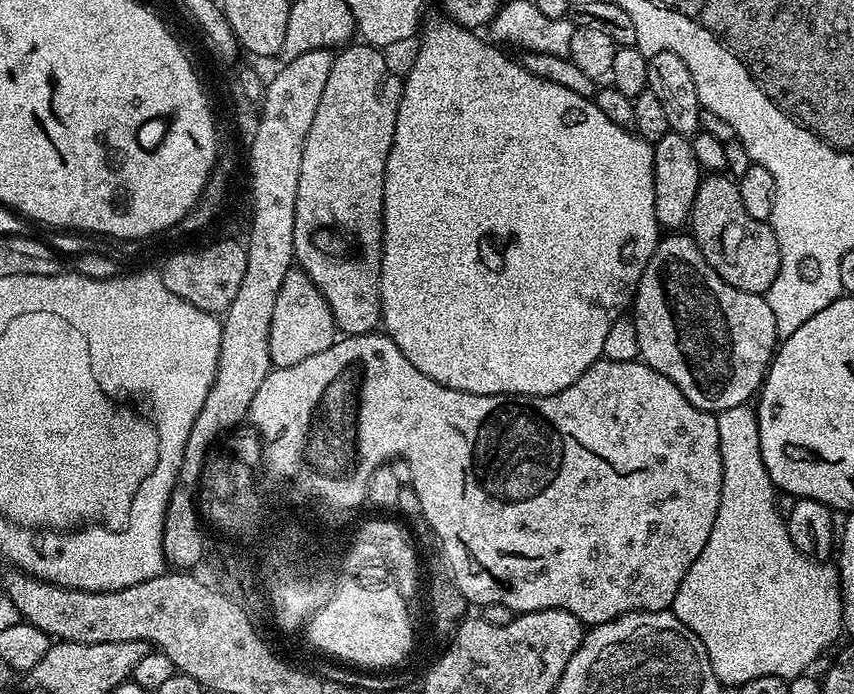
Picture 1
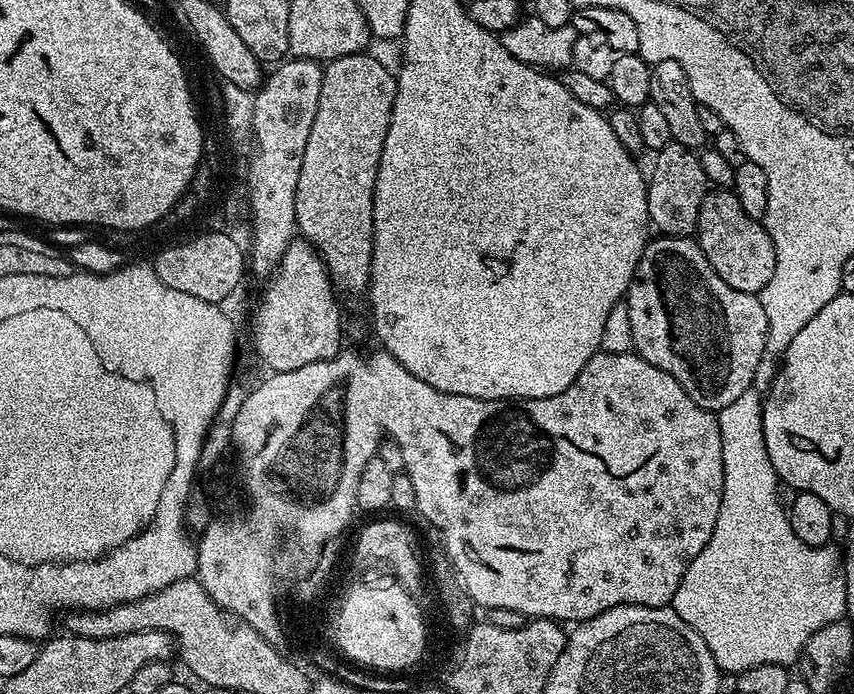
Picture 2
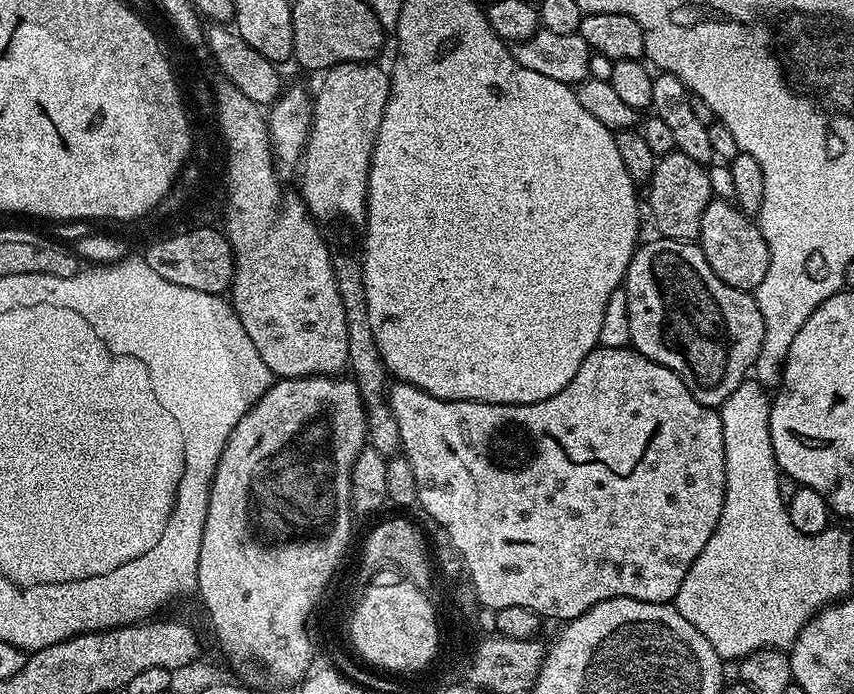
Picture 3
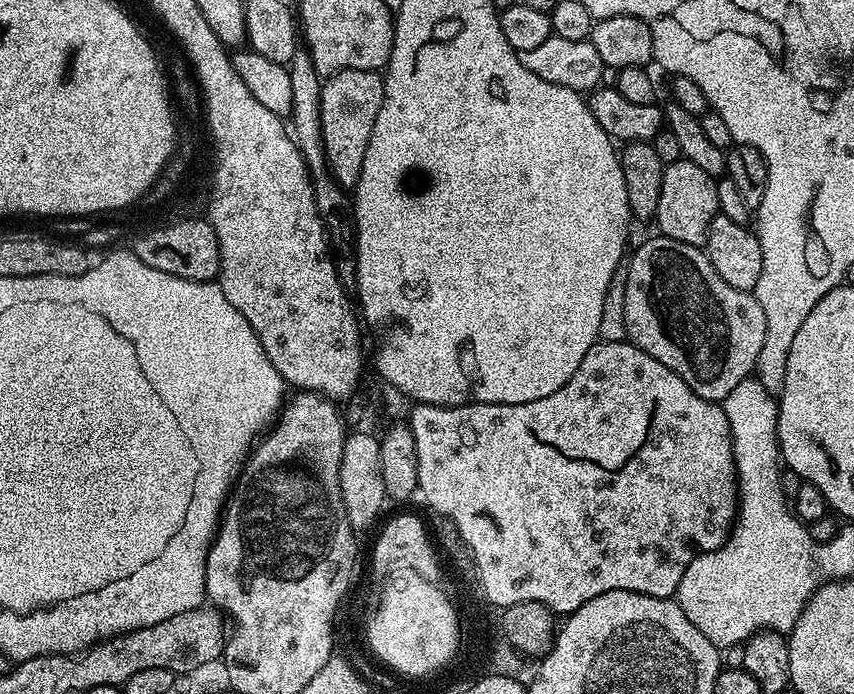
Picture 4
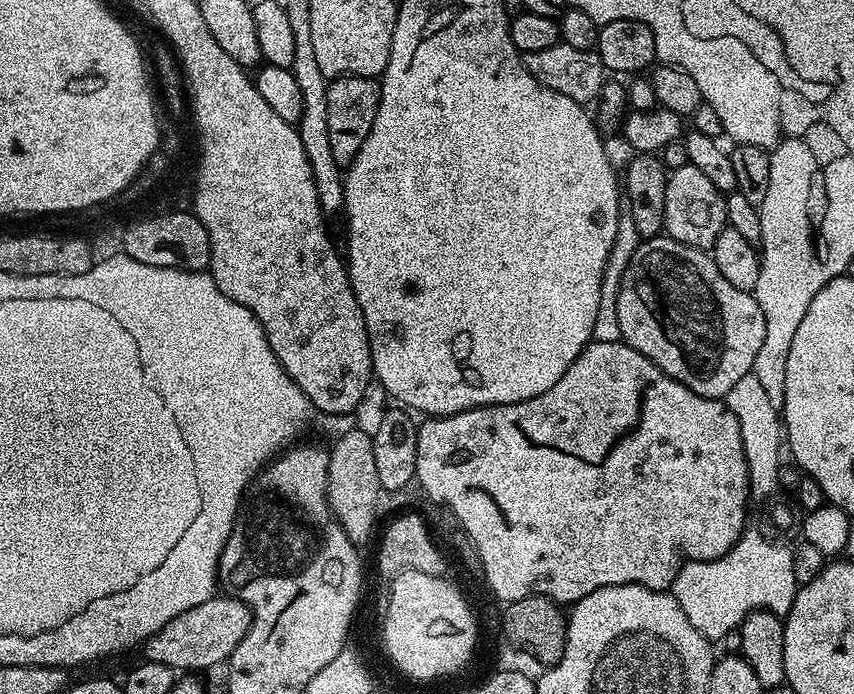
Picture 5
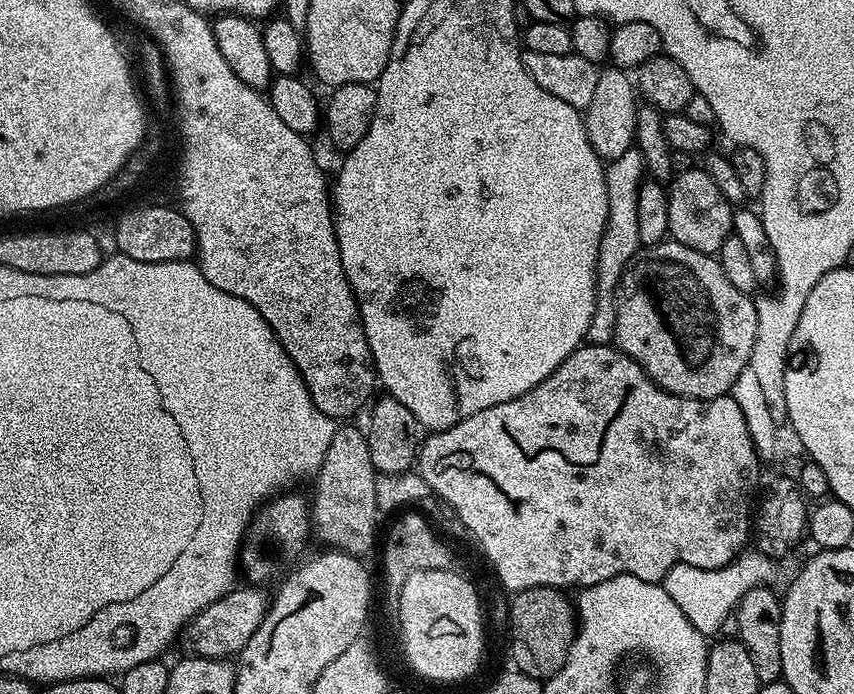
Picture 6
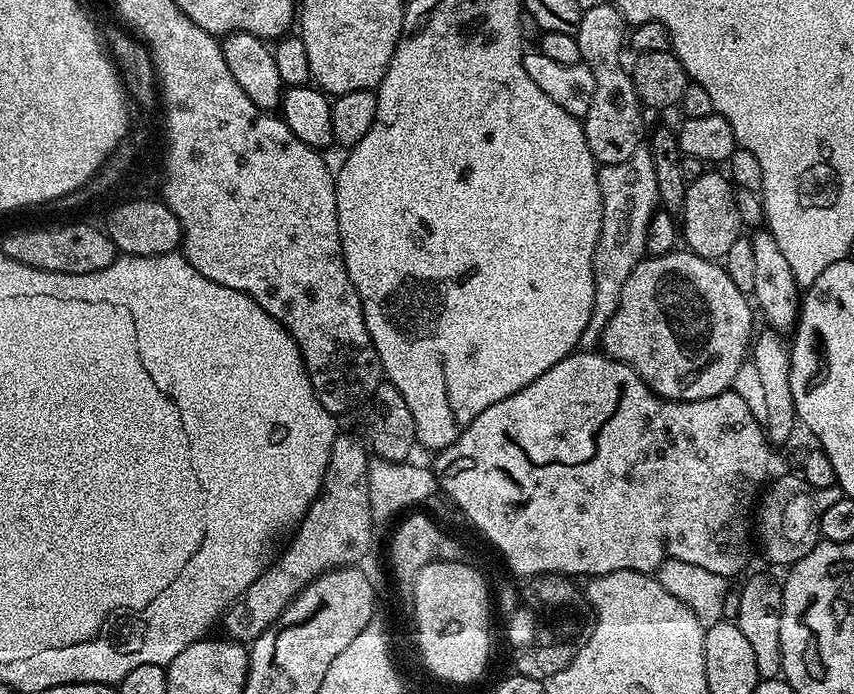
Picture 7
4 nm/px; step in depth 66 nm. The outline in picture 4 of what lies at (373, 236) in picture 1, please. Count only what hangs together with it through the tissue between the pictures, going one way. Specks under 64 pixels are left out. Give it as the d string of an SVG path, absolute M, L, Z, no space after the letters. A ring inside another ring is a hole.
M342 70L327 77L321 83L322 90L322 142L328 159L328 170L342 186L355 185L362 170L362 158L366 158L366 146L370 146L370 134L374 131L374 121L384 101L384 77L379 71Z

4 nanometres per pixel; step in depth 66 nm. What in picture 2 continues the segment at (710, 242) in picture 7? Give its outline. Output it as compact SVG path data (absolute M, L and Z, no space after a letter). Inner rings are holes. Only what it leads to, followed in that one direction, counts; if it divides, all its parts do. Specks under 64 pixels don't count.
M665 143L666 146L656 156L656 165L648 181L648 219L657 233L665 236L691 237L698 226L698 214L704 197L710 191L706 174L702 170L699 155L693 149Z

